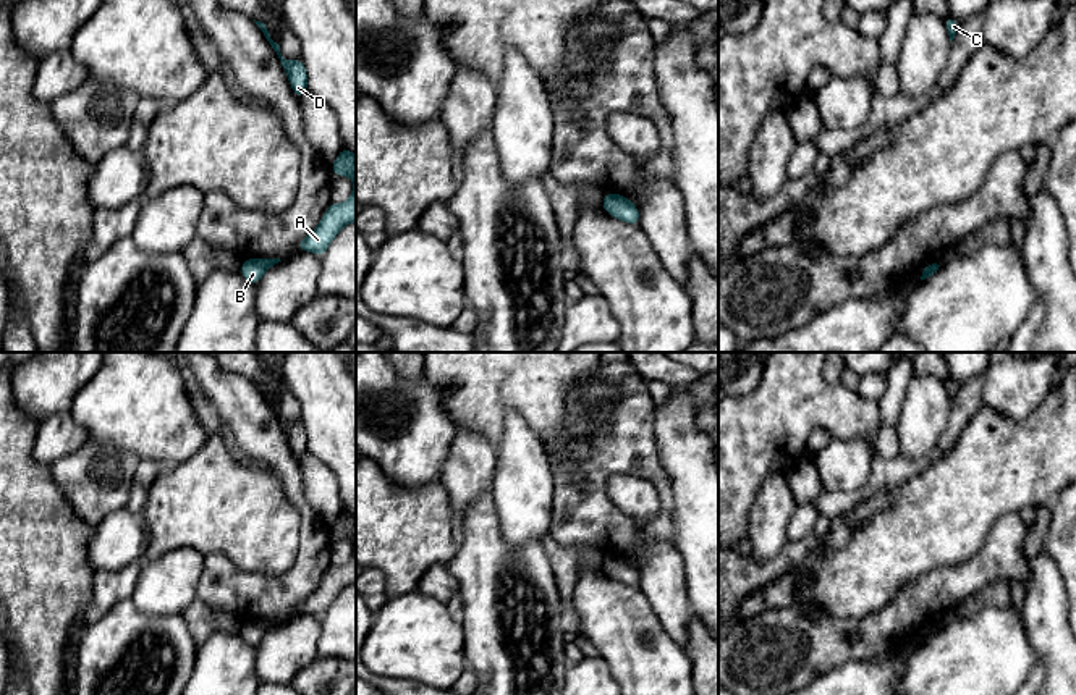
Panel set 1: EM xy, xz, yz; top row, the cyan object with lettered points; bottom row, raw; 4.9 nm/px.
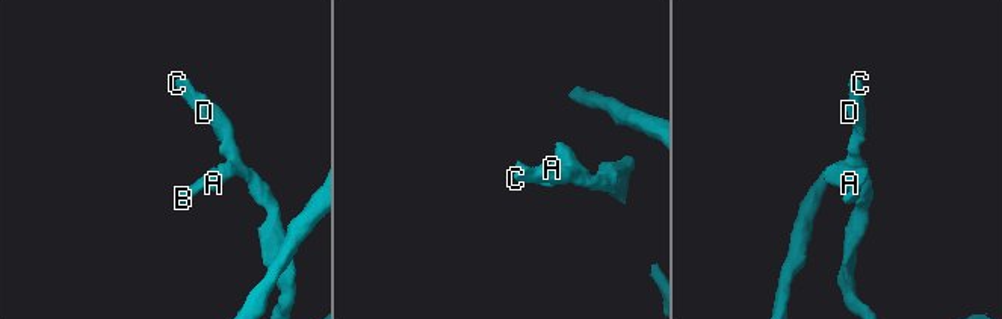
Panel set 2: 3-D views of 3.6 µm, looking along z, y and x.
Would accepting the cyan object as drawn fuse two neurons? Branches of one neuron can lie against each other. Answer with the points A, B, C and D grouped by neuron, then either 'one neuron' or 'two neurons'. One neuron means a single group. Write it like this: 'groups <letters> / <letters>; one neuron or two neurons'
groups A B C D; one neuron

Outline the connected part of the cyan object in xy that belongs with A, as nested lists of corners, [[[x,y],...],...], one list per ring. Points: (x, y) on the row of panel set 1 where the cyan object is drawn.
[[[341,147],[338,158],[330,166],[335,176],[351,176],[353,192],[346,202],[330,204],[319,226],[298,242],[298,251],[307,251],[319,257],[325,254],[341,228],[356,221],[356,157],[349,149]]]

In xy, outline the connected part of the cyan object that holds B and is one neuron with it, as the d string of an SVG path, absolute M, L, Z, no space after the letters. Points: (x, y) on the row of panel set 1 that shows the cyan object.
M244 259L239 273L246 281L252 284L259 284L264 273L278 262L282 260L280 259L256 259L256 260Z

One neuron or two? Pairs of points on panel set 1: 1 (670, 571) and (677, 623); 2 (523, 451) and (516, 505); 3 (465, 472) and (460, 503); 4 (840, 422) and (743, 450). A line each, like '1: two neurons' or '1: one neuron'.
1: one neuron
2: one neuron
3: one neuron
4: one neuron

